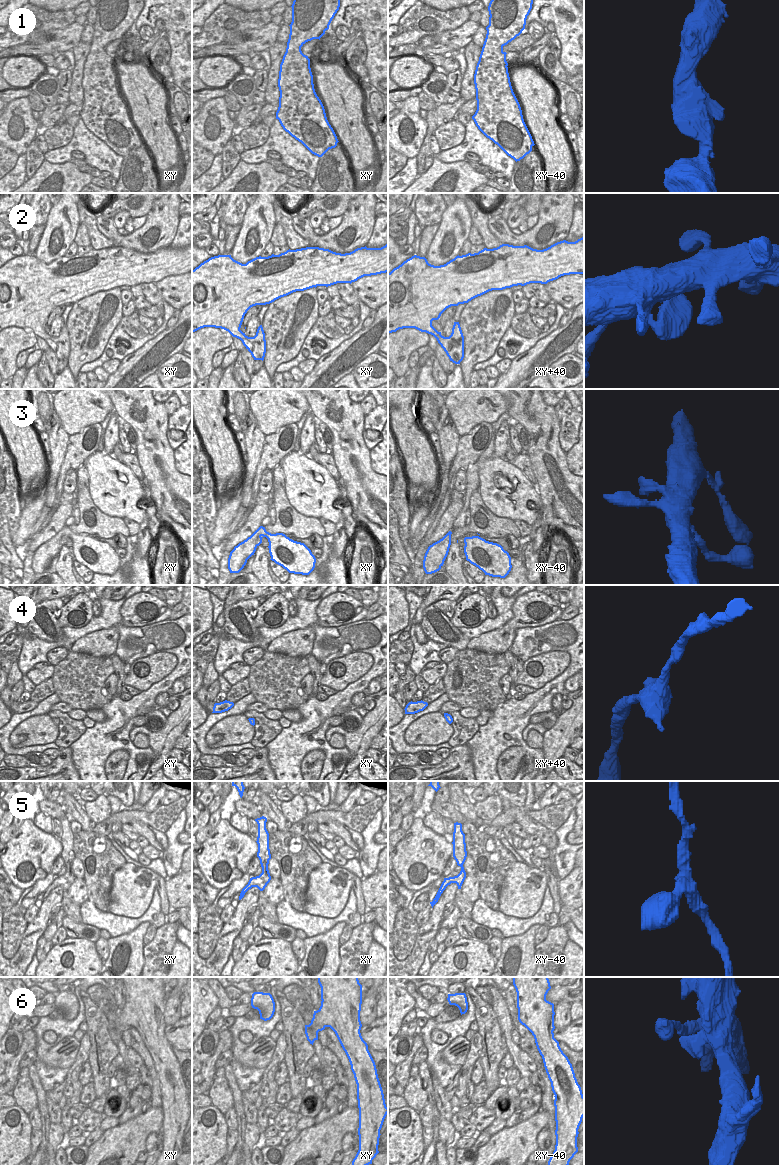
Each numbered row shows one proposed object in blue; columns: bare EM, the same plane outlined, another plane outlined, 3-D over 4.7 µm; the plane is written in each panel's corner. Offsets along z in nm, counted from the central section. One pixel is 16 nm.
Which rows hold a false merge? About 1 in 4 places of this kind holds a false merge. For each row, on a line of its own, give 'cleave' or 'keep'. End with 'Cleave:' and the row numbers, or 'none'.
1: keep
2: keep
3: keep
4: keep
5: keep
6: keep
Cleave: none

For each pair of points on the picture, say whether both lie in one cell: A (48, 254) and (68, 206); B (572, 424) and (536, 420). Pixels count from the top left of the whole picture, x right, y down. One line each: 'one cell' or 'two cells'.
A: one cell
B: two cells

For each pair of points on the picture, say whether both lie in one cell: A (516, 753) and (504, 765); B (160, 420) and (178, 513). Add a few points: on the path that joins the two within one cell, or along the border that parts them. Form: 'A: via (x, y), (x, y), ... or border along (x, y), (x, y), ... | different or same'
A: via (513, 756), (507, 762) | same
B: via (160, 443), (161, 480), (168, 490) | same

